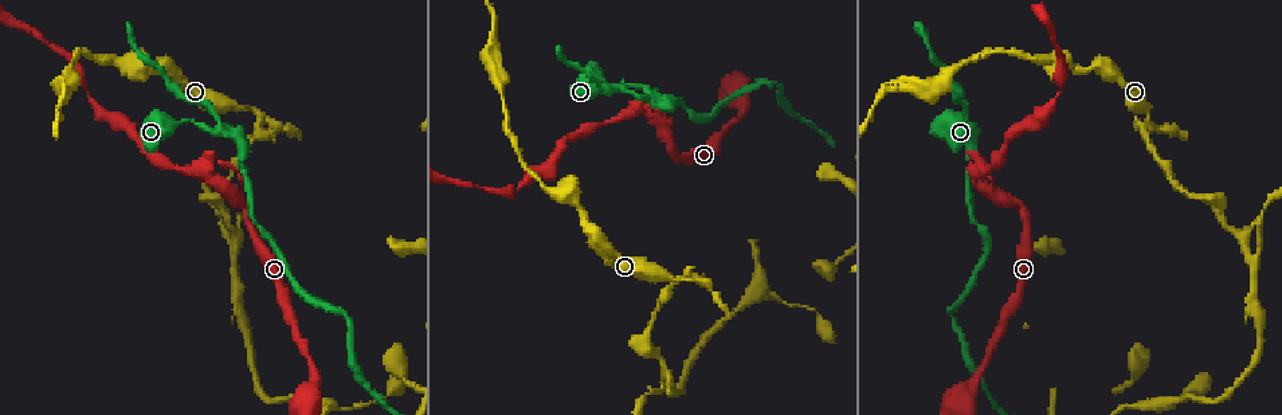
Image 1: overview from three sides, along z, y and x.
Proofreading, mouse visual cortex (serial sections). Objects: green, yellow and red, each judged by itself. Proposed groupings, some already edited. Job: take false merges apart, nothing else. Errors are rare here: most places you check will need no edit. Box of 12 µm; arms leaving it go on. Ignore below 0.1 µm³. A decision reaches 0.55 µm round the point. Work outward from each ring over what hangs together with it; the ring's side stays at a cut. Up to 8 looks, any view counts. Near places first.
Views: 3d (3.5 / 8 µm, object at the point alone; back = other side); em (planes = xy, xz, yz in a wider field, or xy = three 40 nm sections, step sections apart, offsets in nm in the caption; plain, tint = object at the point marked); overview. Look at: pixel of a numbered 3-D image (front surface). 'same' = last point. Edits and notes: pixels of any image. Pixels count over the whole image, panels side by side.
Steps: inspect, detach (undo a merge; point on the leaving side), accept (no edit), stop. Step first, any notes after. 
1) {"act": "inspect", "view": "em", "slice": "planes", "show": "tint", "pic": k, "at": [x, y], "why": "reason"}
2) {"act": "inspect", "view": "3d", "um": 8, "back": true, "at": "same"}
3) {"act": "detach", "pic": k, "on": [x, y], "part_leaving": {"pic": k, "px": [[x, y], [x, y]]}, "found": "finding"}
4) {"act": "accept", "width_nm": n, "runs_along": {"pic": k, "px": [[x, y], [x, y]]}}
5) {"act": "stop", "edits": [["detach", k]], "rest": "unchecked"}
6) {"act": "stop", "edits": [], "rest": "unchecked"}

{"act": "inspect", "view": "3d", "um": 3.5, "back": true, "pic": 1, "at": [220, 132], "why": "arms part here"}

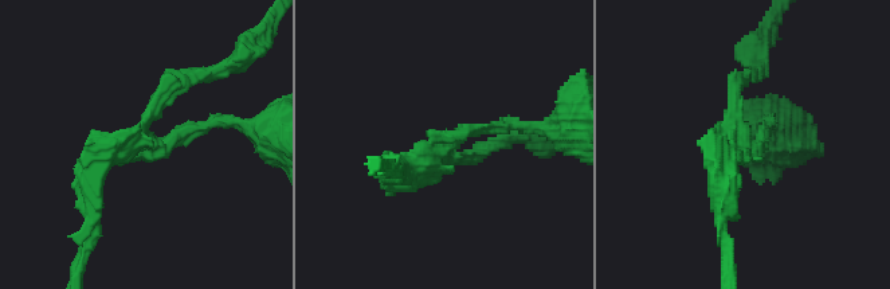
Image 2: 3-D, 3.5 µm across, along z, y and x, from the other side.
{"act": "inspect", "view": "em", "slice": "xy", "step": 1, "show": "tint", "pic": 2, "at": [744, 140]}

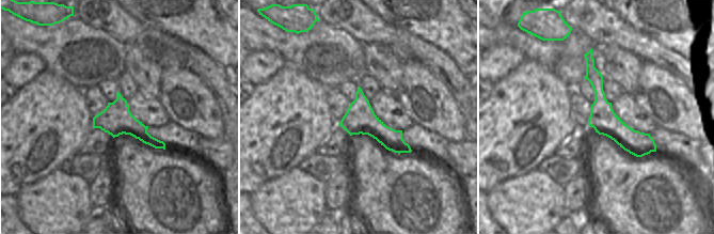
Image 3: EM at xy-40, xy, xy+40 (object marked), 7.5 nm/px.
{"act": "inspect", "view": "em", "slice": "planes", "show": "tint", "at": "same"}

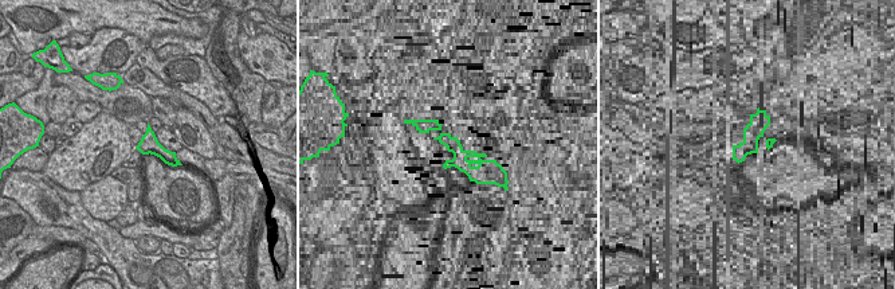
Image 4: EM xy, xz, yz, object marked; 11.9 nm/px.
{"act": "accept", "width_nm": 220, "runs_along": {"pic": 2, "px": [[220, 124], [101, 157], [89, 190]]}, "found": "one cell here"}

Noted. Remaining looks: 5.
{"act": "inspect", "view": "3d", "um": 3.5, "pic": 1, "at": [939, 93], "why": "abrupt turn"}

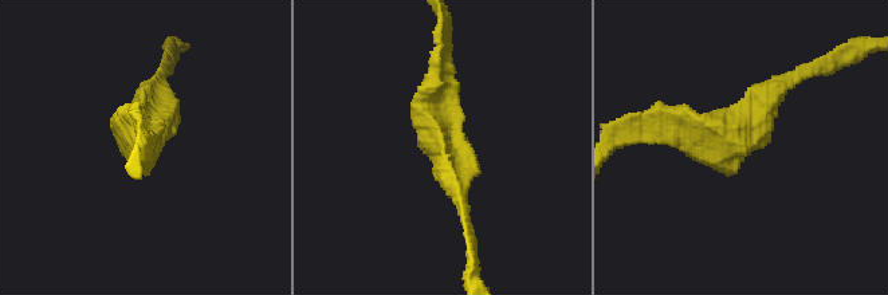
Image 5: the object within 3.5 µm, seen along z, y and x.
{"act": "inspect", "view": "em", "slice": "xy", "step": 1, "show": "tint", "pic": 5, "at": [440, 144]}

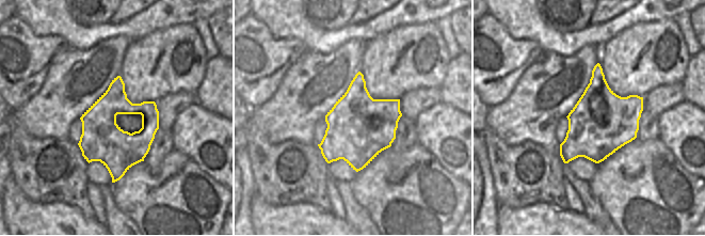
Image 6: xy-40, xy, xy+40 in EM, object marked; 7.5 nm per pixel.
{"act": "accept", "runs_along": {"pic": 5, "px": [[793, 79], [742, 145], [649, 137]]}, "found": "all the same cell"}

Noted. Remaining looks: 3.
{"act": "inspect", "view": "3d", "um": 3.5, "pic": 1, "at": [704, 282], "why": "sharp bend"}

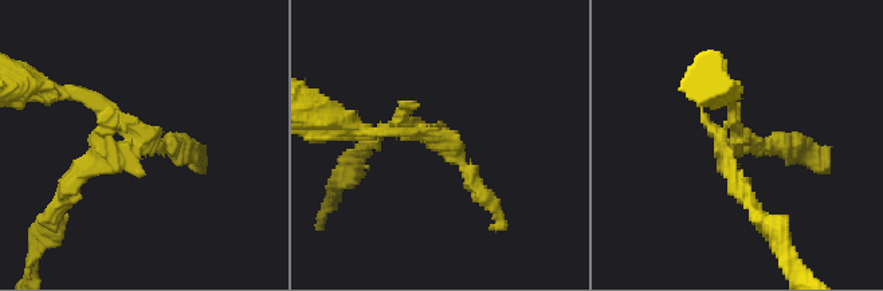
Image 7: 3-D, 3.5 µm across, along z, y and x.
{"act": "inspect", "view": "em", "slice": "xy", "step": 2, "show": "tint", "pic": 7, "at": [434, 142]}

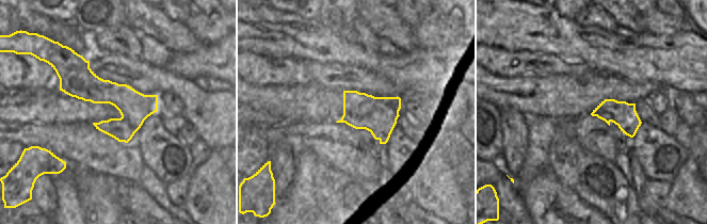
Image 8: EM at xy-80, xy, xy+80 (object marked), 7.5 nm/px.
{"act": "detach", "pic": 7, "on": [79, 162], "part_leaving": {"pic": 7, "px": [[134, 140], [65, 193], [53, 223]]}, "found": "a second cell is stuck on"}

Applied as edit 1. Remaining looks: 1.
{"act": "stop", "edits": [["detach", 7]], "rest": "unchecked"}

